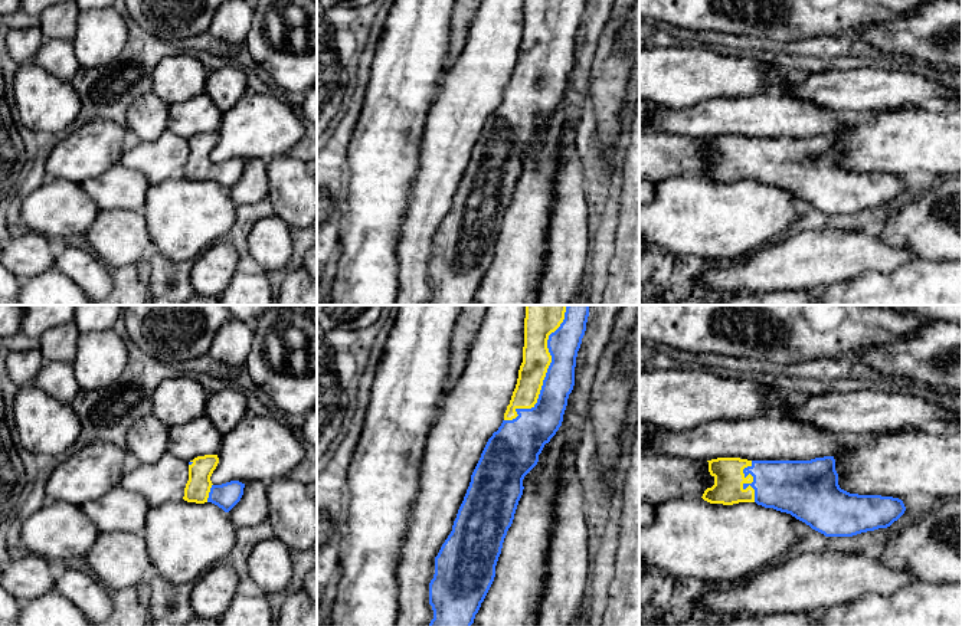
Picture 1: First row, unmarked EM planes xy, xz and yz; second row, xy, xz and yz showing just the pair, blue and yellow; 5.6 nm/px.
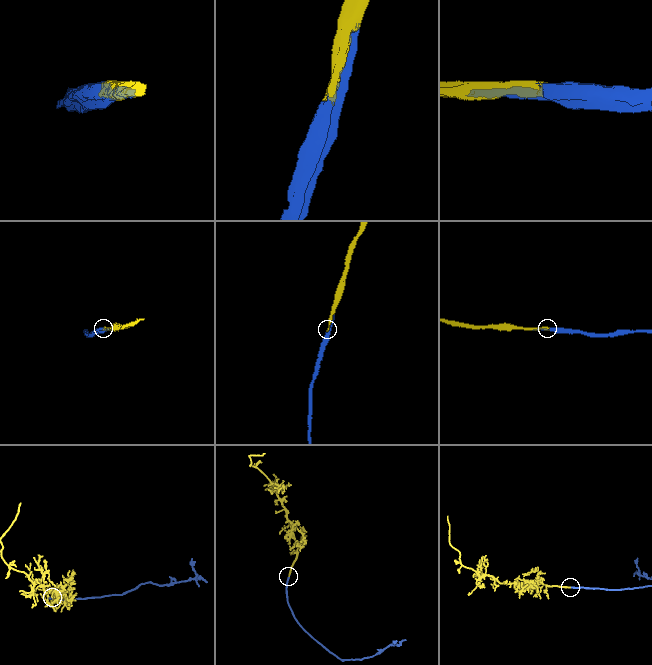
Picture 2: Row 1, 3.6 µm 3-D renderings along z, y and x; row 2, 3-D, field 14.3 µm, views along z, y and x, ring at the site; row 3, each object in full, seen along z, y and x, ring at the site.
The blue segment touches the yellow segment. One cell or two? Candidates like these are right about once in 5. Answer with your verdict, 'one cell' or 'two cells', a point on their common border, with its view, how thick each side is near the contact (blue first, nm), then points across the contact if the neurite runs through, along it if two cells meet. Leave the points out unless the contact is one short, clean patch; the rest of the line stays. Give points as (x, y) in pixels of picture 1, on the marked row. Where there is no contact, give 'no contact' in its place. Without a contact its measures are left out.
one cell; contact xz (546, 373); calibres 180 and 160 nm

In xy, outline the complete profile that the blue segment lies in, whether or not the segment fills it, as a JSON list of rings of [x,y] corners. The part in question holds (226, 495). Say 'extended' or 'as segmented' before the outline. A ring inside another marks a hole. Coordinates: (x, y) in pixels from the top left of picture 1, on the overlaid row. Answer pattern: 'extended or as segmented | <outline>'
extended | [[[217,455],[197,456],[189,462],[189,481],[183,499],[187,502],[212,502],[229,512],[242,498],[245,484],[230,481],[213,485],[210,476],[219,463]]]

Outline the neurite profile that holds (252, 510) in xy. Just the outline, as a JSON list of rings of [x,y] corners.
[[[248,482],[240,501],[228,512],[235,527],[259,525],[269,518],[269,502],[266,485],[262,482]]]

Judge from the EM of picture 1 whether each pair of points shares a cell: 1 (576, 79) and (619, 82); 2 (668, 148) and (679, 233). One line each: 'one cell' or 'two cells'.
1: two cells
2: two cells

